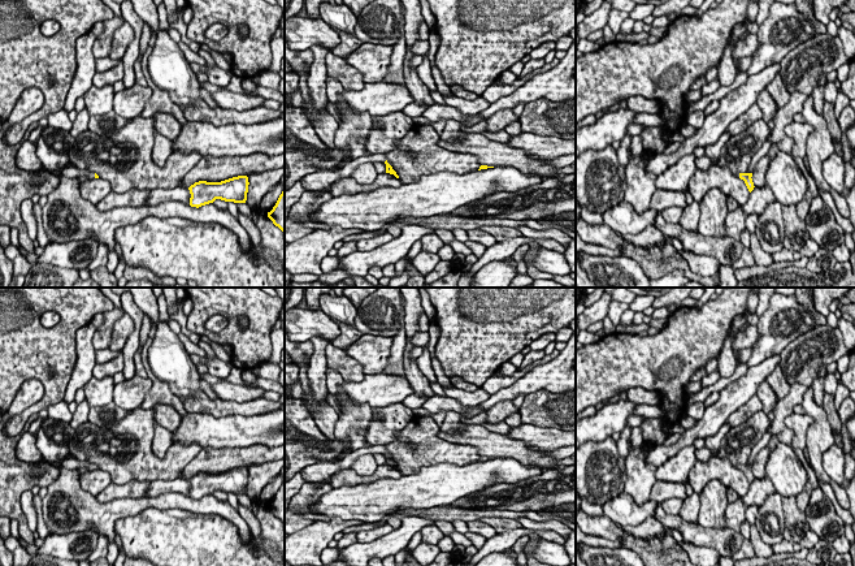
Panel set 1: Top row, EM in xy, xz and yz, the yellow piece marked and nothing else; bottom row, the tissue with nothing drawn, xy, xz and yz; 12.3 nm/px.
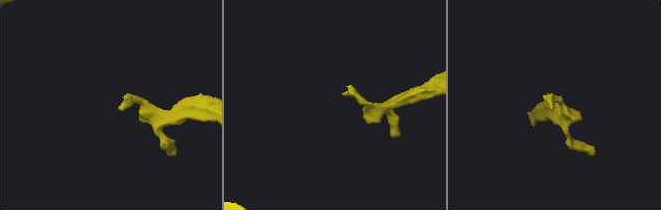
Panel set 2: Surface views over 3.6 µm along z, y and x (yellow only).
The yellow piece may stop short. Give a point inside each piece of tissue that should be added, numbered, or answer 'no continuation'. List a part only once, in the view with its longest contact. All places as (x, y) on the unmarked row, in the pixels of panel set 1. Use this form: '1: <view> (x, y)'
1: xy (70, 462)

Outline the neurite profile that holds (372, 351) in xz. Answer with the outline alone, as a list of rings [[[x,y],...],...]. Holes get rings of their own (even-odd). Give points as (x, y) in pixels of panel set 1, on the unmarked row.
[[[363,334],[346,349],[346,354],[363,366],[364,375],[373,375],[387,366],[391,346],[392,337]]]

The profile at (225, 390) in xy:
[[[221,381],[211,385],[217,398],[222,401],[247,402],[257,398],[262,398],[265,392],[261,388],[248,388],[243,385],[235,385],[227,381]]]

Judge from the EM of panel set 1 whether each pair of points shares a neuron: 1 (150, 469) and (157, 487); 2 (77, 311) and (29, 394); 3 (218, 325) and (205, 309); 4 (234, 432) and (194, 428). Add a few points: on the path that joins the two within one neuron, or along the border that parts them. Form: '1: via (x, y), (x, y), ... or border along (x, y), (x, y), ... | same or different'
1: border along (178, 476), (155, 479), (152, 482) | different
2: border along (44, 388), (38, 380), (27, 379), (13, 400) | different
3: border along (229, 320), (220, 331), (207, 331), (204, 328) | different
4: via (224, 432), (204, 430) | same

